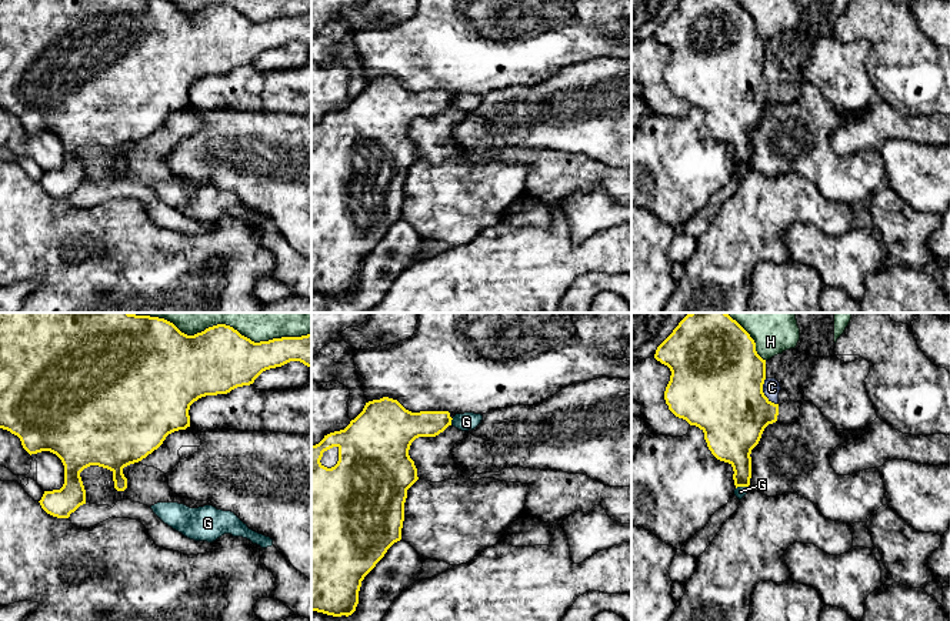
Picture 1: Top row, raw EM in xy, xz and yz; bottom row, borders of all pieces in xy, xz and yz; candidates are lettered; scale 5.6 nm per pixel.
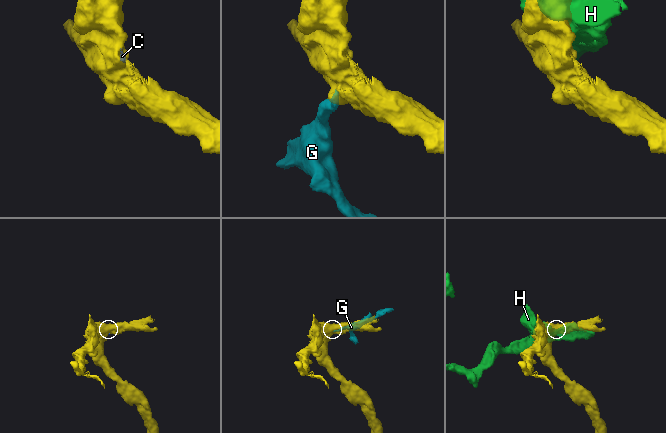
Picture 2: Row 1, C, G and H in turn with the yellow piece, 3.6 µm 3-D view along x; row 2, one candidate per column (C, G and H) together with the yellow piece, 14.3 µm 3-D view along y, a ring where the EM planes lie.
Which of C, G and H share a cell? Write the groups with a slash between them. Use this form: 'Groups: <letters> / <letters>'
Groups: C / G / H

